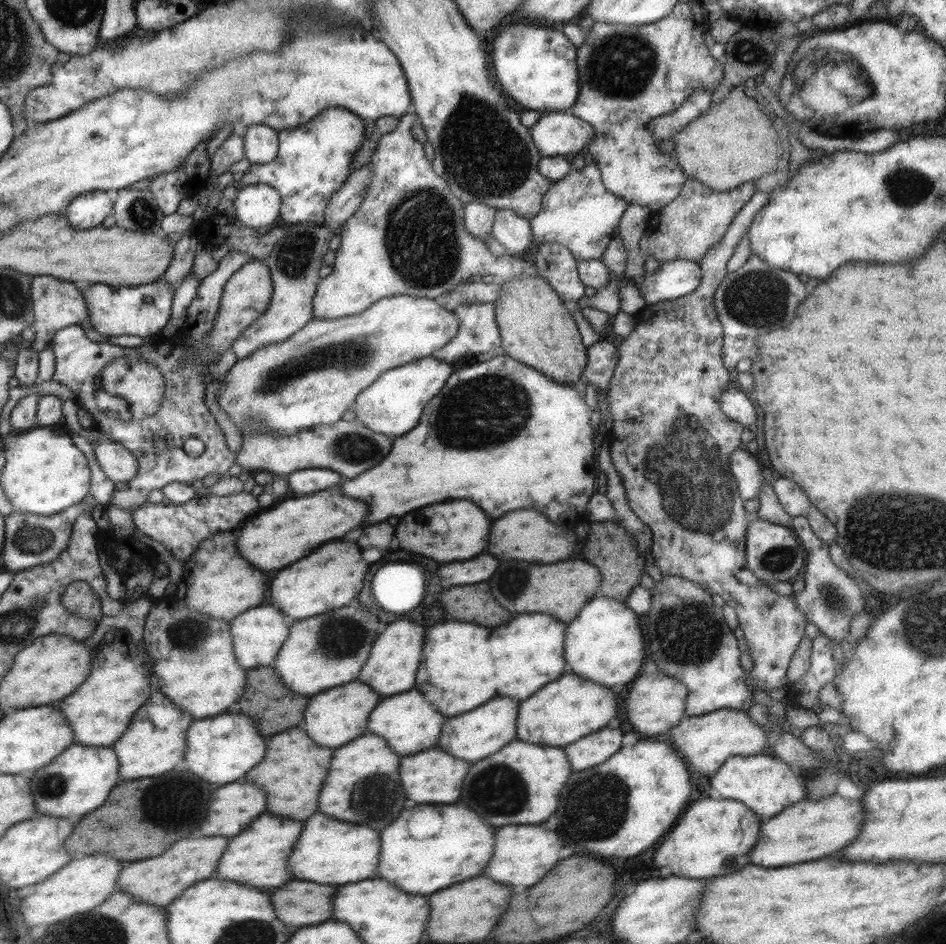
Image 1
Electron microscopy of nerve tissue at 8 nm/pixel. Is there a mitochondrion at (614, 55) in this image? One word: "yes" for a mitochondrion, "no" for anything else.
yes

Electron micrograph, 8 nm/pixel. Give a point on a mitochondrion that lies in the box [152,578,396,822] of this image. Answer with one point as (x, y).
(188, 635)

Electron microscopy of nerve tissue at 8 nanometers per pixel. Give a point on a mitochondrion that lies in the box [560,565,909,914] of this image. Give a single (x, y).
(687, 633)

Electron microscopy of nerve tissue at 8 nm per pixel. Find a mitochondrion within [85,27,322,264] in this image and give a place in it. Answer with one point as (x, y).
(141, 211)

